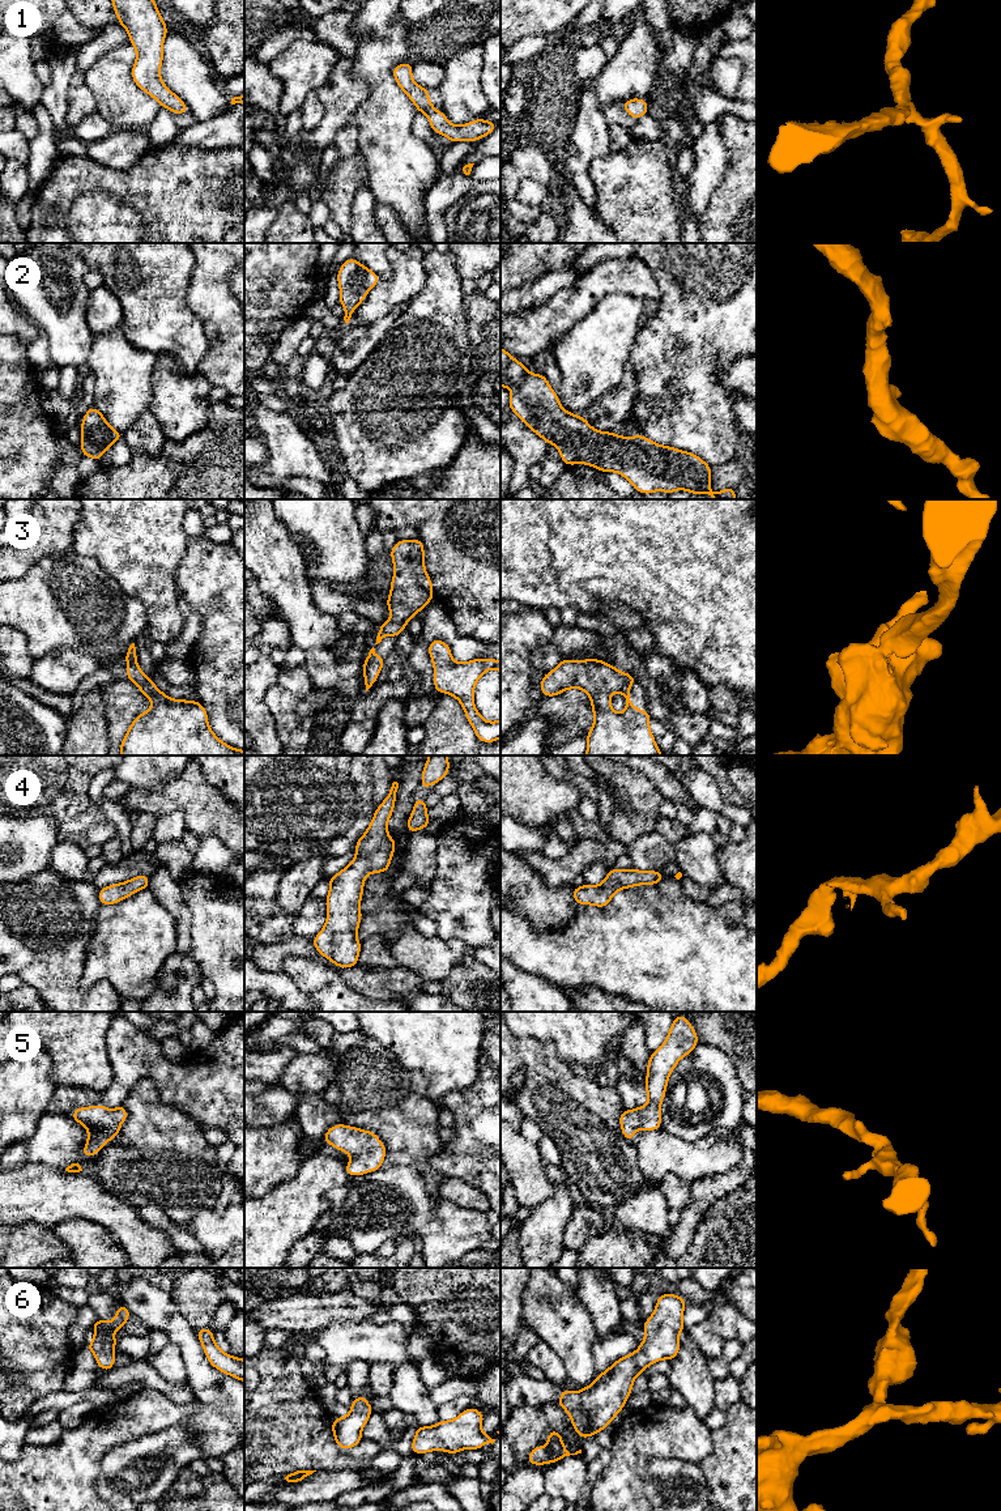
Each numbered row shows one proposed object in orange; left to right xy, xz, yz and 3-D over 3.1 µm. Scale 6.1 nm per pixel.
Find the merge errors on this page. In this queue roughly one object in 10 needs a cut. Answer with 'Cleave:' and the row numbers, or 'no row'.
Cleave: no row

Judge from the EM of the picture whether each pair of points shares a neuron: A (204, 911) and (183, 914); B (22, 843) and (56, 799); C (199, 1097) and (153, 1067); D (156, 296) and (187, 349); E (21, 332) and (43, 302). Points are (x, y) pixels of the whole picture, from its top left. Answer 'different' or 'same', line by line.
A: different
B: different
C: same
D: same
E: different

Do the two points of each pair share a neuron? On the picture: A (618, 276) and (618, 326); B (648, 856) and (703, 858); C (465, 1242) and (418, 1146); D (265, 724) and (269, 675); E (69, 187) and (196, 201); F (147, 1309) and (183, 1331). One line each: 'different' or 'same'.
A: different
B: same
C: different
D: same
E: same
F: same

